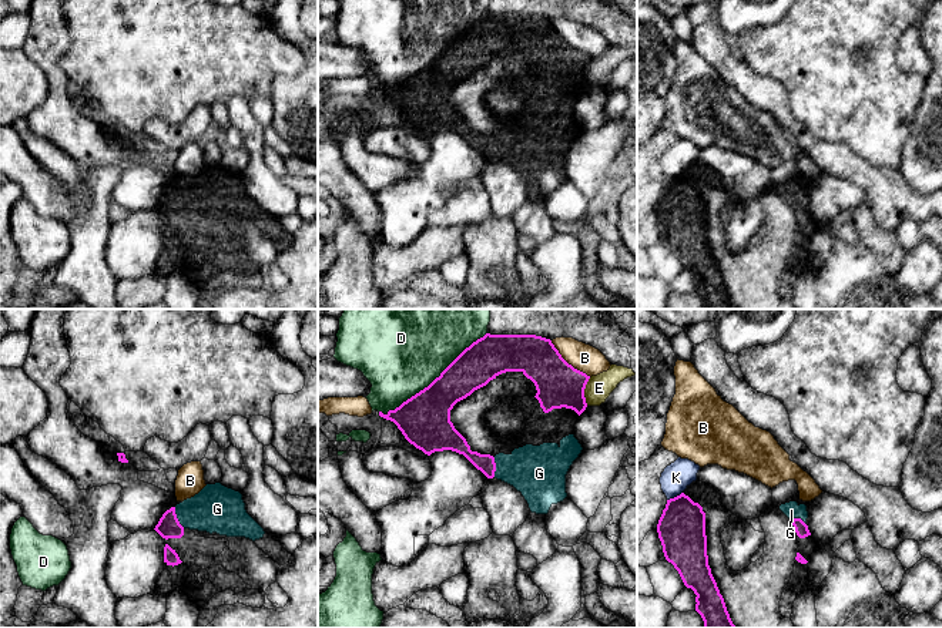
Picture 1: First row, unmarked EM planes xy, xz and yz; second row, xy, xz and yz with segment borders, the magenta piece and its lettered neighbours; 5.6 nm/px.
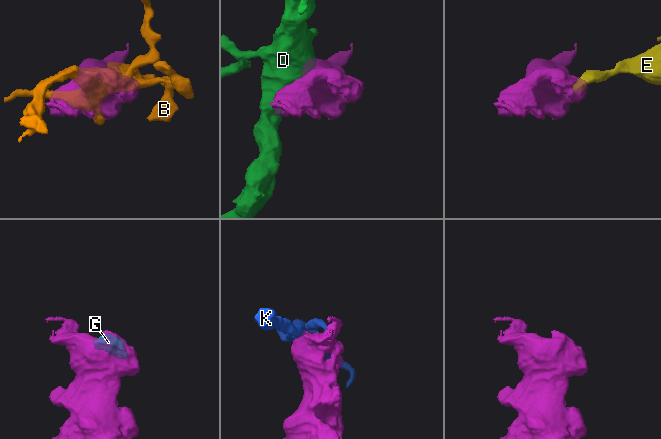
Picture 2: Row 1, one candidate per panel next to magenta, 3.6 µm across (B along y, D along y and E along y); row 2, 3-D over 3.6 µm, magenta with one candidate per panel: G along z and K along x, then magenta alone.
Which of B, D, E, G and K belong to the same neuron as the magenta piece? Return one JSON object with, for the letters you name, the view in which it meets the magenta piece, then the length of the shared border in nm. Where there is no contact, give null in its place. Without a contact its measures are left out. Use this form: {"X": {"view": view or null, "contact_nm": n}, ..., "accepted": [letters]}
{"G": {"view": "xy", "contact_nm": 130}, "accepted": ["G"]}

